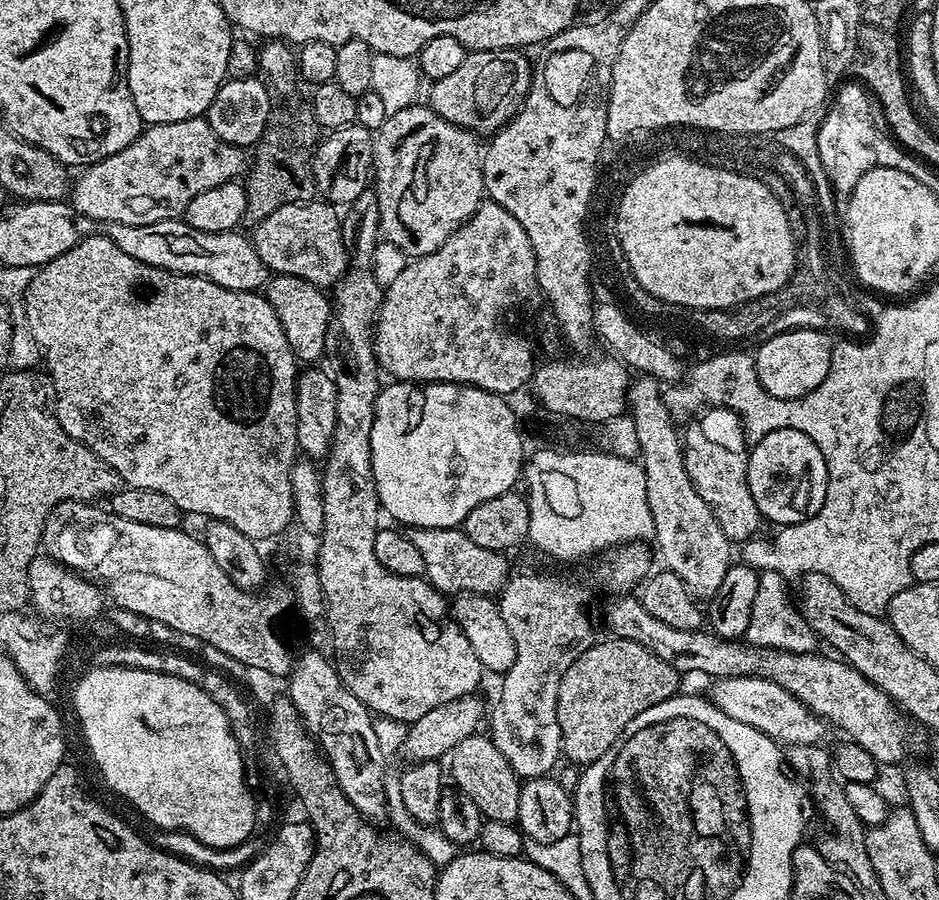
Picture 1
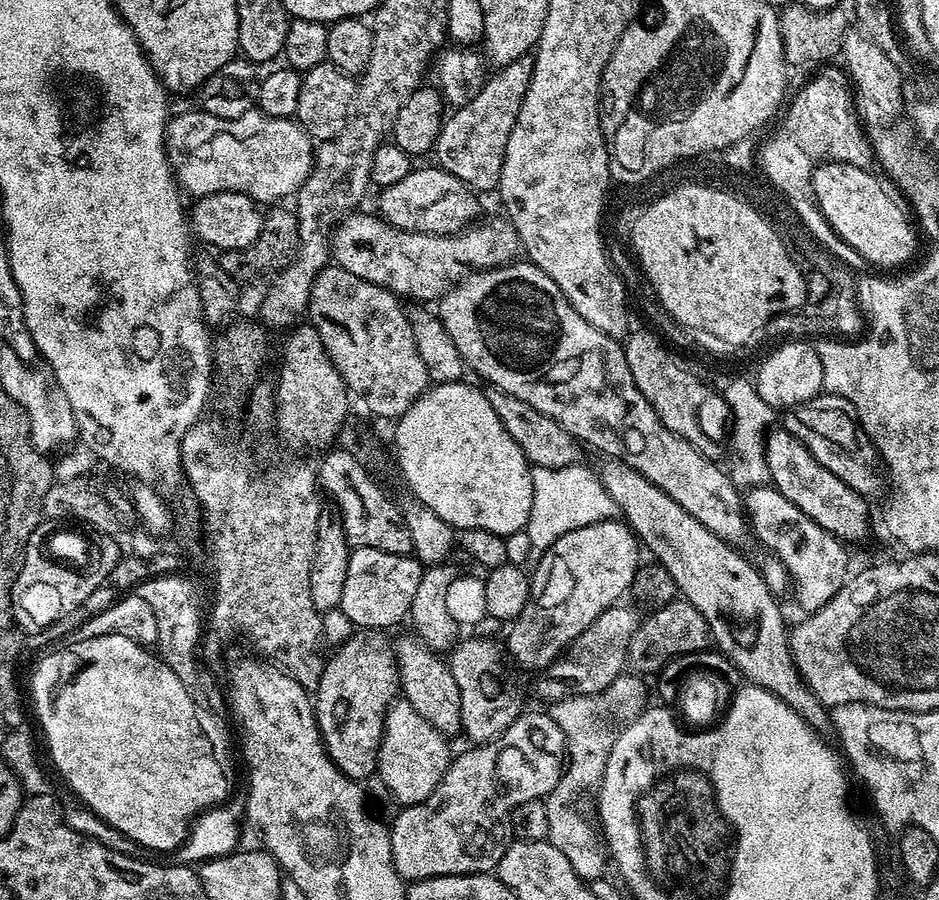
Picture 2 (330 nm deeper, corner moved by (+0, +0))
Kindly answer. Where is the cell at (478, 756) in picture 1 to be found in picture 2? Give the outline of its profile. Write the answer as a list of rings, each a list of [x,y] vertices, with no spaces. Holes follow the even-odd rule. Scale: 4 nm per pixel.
[[[415,635],[400,636],[394,640],[396,668],[402,681],[402,696],[408,701],[434,730],[438,730],[446,738],[452,738],[455,732],[461,731],[462,698],[458,698],[458,682],[454,682],[454,674],[447,663],[444,664],[439,655],[426,647]]]

